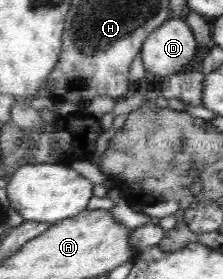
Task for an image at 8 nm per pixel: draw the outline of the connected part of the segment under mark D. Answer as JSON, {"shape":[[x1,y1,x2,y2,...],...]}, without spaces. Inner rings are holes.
{"shape":[[170,19,142,42,140,55,147,72,165,78,184,73,194,64,197,49,192,27,183,19]]}

